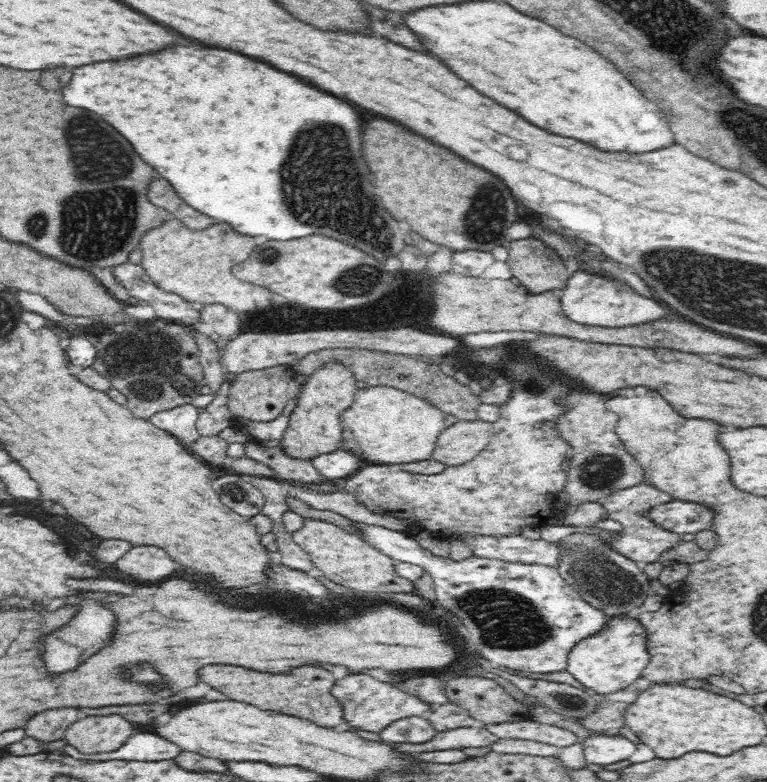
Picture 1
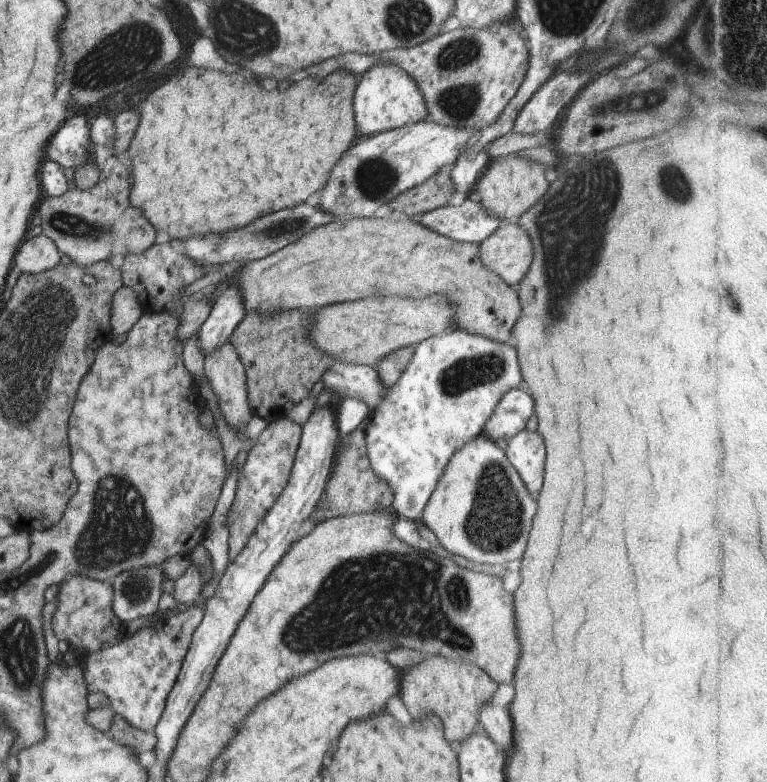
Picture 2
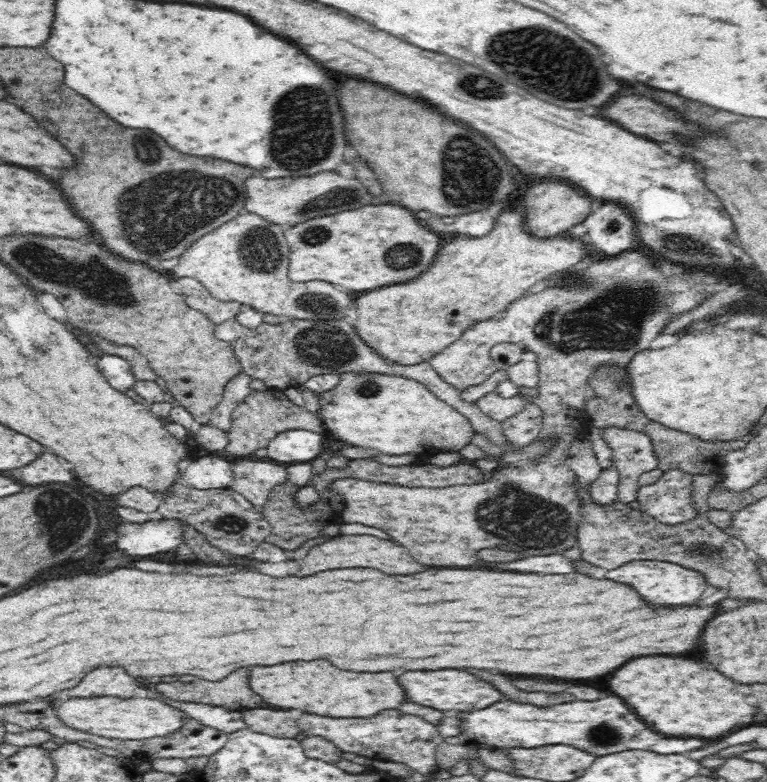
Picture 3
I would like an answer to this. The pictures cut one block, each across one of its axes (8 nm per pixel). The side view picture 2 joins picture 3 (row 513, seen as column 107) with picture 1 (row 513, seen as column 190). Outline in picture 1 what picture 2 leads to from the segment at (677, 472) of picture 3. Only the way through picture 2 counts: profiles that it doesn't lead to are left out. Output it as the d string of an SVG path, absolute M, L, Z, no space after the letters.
M644 483L613 492L598 500L600 505L604 507L608 518L617 520L622 524L620 537L607 539L604 541L604 545L608 545L610 549L614 549L622 557L626 557L640 566L656 562L660 554L680 543L680 535L658 527L656 523L650 521L644 515L640 515L640 512L646 512L650 506L670 501L672 501L672 496L668 493Z

